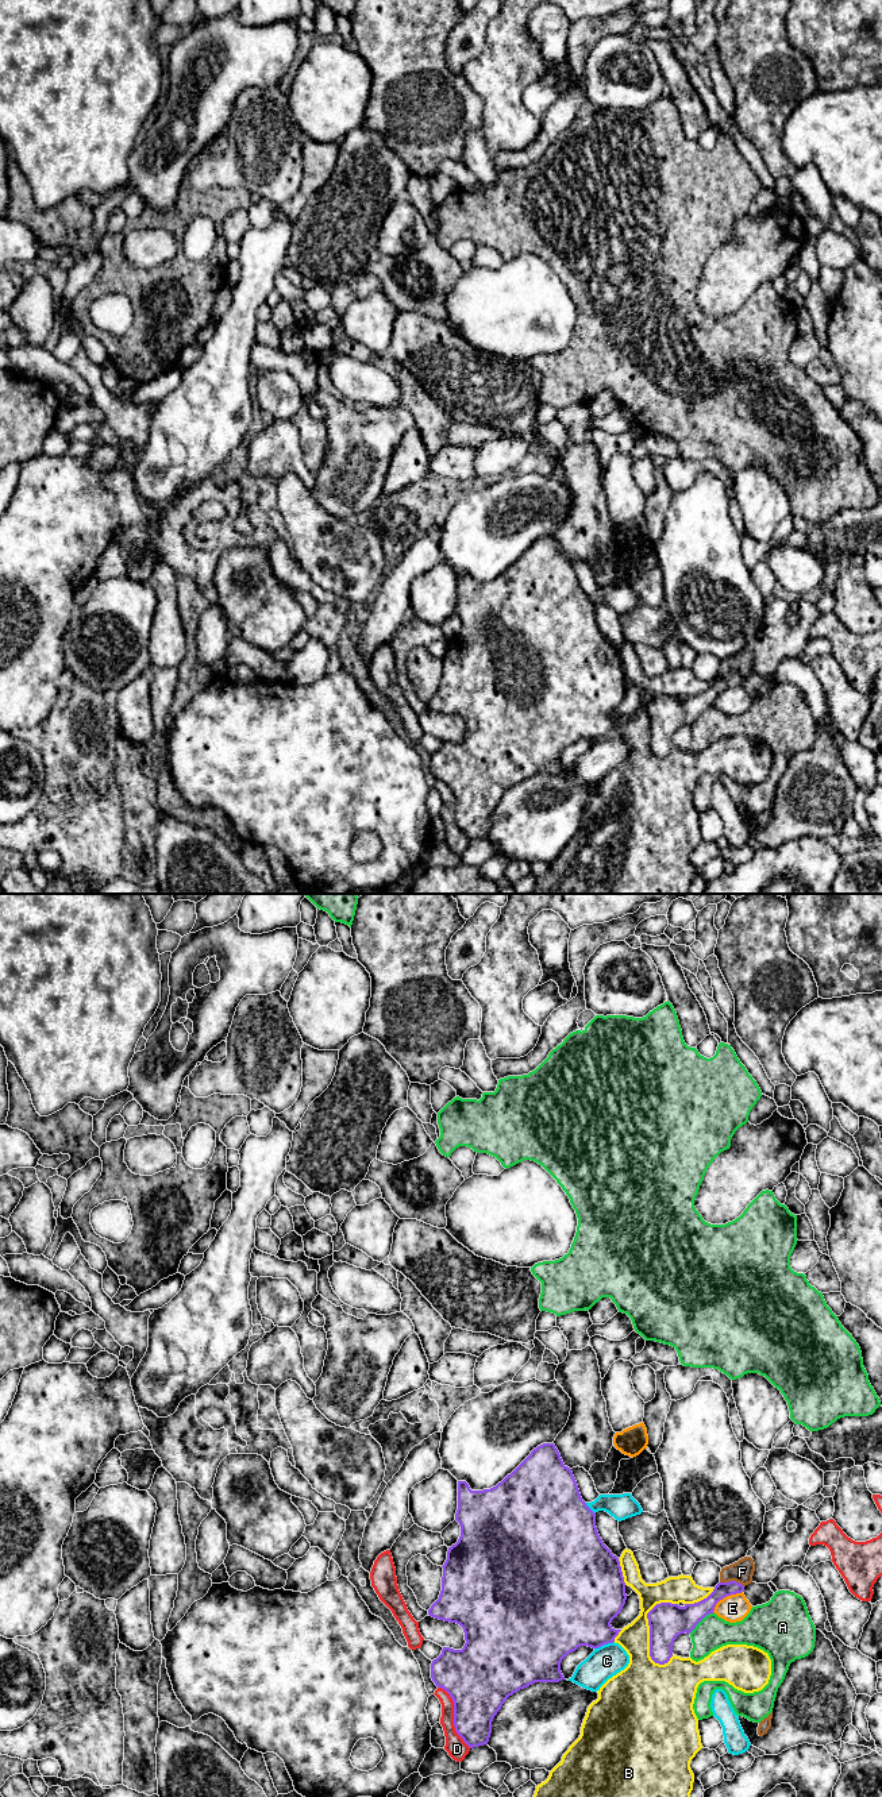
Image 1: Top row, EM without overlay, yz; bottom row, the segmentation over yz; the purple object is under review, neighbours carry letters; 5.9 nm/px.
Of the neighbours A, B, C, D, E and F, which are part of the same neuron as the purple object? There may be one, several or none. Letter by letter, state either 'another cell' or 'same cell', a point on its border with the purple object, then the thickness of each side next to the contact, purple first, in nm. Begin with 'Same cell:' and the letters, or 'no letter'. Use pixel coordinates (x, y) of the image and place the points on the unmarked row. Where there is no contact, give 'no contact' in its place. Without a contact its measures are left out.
Same cell: no letter
A: another cell; meets purple in yz at (701, 712); 220 nm thick on the purple side, 200 nm on the other
B: another cell; meets purple in yz at (649, 717); 220 nm thick on the purple side, 180 nm on the other
C: another cell; meets purple in yz at (604, 736); 420 nm thick on the purple side, 190 nm on the other
D: another cell; meets purple in yz at (454, 809); 380 nm thick on the purple side, 120 nm on the other
E: another cell; meets purple in yz at (725, 689); 140 nm thick on the purple side, 160 nm on the other
F: another cell; meets purple in yz at (732, 674); 90 nm thick on the purple side, 140 nm on the other

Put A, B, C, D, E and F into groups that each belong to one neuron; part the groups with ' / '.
A / B / C / D / E / F

